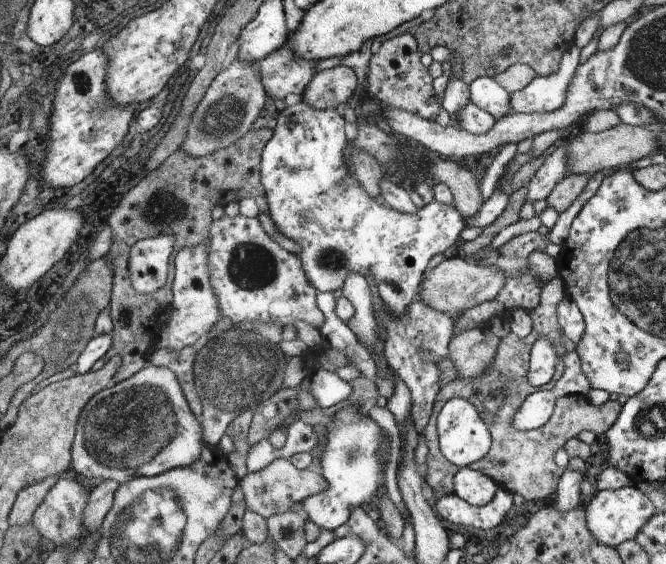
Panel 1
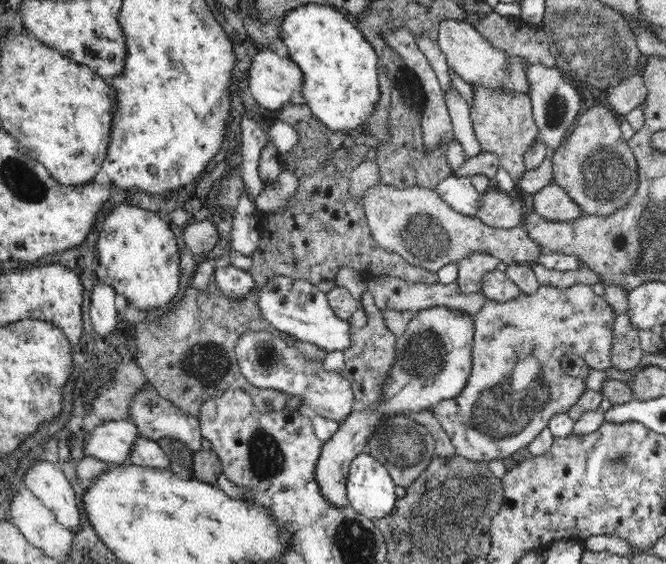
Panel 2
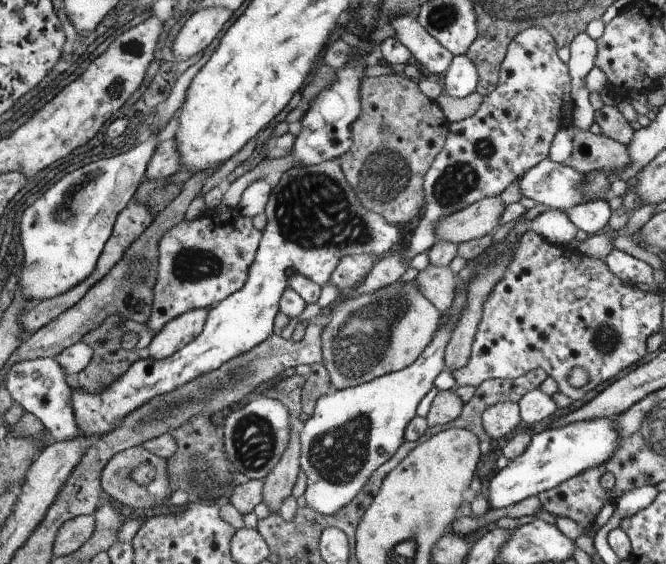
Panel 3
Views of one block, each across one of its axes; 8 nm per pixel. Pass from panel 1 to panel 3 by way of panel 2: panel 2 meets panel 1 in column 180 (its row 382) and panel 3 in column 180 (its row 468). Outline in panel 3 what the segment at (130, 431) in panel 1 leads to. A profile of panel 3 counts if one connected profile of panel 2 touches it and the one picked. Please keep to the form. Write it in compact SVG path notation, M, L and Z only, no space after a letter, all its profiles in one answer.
M199 308L181 314L173 322L167 322L167 326L163 326L163 330L153 336L147 348L149 360L171 358L171 354L183 350L189 342L195 342L195 338L203 334L203 326L207 324L207 312L211 312L211 308Z

